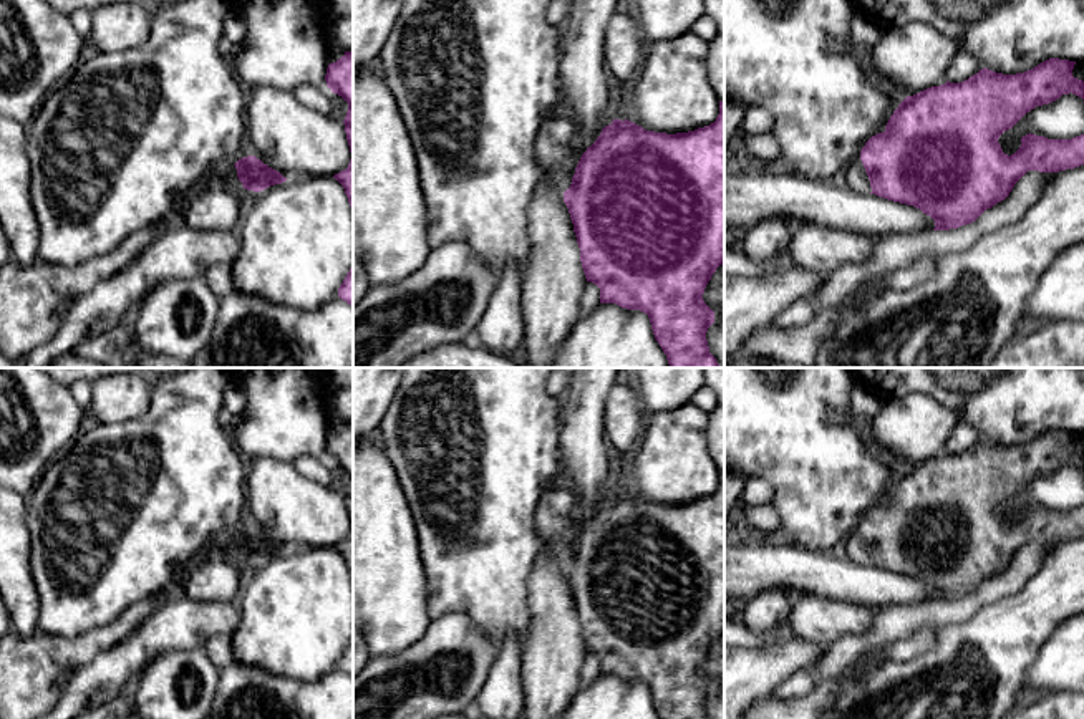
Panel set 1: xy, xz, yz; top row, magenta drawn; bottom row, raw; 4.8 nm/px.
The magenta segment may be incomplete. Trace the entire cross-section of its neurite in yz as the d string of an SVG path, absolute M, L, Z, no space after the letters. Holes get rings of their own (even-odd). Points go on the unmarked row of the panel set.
M1049 429L1039 434L1038 437L1034 437L1033 441L1028 441L1024 444L1016 444L1016 446L1003 446L1003 444L996 444L988 439L983 439L976 446L970 447L961 454L946 452L945 456L932 457L913 467L907 467L890 487L885 497L885 502L872 507L862 519L860 528L852 530L845 537L845 540L840 545L840 553L859 565L875 565L878 568L920 580L923 585L930 586L935 591L933 601L950 601L950 600L958 600L961 596L975 593L986 580L991 580L998 573L1004 572L1013 562L1014 555L1028 542L1059 543L1059 542L1074 540L1084 535L1084 505L1076 507L1072 510L1048 510L1044 507L1036 507L1029 504L1021 509L1019 520L1011 527L1004 525L998 514L999 507L1004 502L1011 500L1026 484L1029 484L1036 477L1049 475L1059 470L1062 466L1069 466L1069 464L1084 470L1084 452L1072 447L1074 436L1076 432Z

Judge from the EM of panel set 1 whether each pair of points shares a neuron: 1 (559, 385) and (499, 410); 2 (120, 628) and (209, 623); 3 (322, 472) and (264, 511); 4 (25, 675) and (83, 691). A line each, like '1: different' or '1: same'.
1: different
2: different
3: different
4: different

